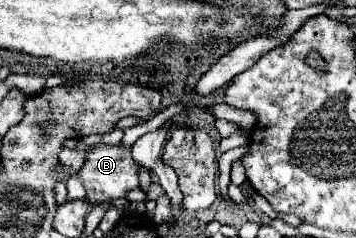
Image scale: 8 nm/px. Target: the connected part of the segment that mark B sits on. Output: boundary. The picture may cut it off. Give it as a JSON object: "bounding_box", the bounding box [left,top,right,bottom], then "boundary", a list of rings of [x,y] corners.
{"bounding_box":[79,145,139,201],"boundary":[[[95,145],[85,153],[85,163],[79,171],[83,187],[87,191],[87,199],[93,201],[109,201],[117,197],[125,197],[127,191],[139,187],[139,163],[133,161],[131,151],[123,145]]]}

